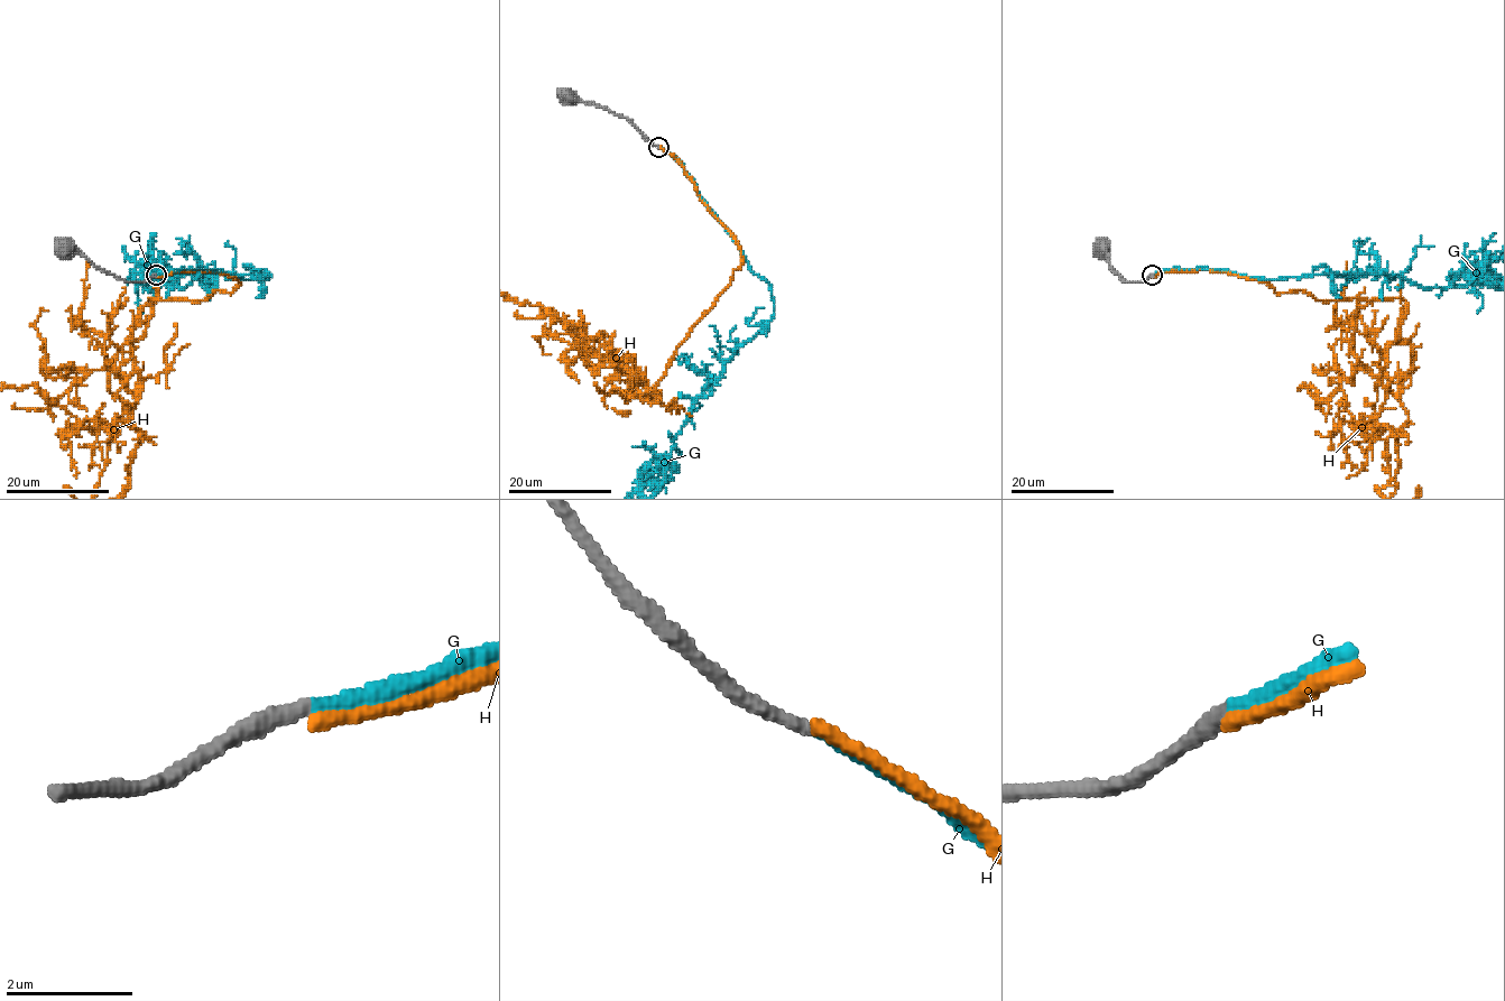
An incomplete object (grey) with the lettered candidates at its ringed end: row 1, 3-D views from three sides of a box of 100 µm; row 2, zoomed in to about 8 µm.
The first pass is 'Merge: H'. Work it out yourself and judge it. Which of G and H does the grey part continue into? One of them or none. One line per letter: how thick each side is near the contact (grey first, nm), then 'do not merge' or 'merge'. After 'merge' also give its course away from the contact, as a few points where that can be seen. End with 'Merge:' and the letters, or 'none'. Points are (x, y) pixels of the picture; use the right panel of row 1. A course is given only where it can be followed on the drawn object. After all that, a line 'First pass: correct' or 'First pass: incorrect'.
G: calibres 240 and 200 nm; merge
H: calibres 240 and 240 nm; do not merge
Merge: G
First pass: incorrect

